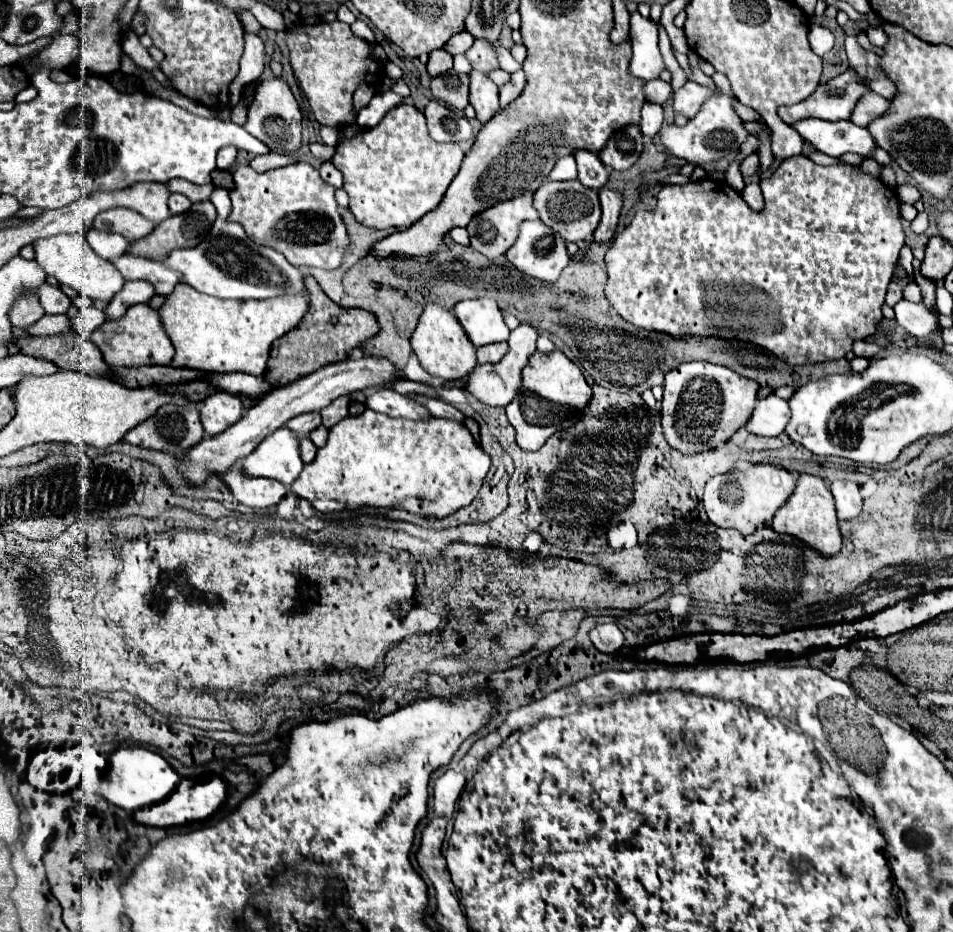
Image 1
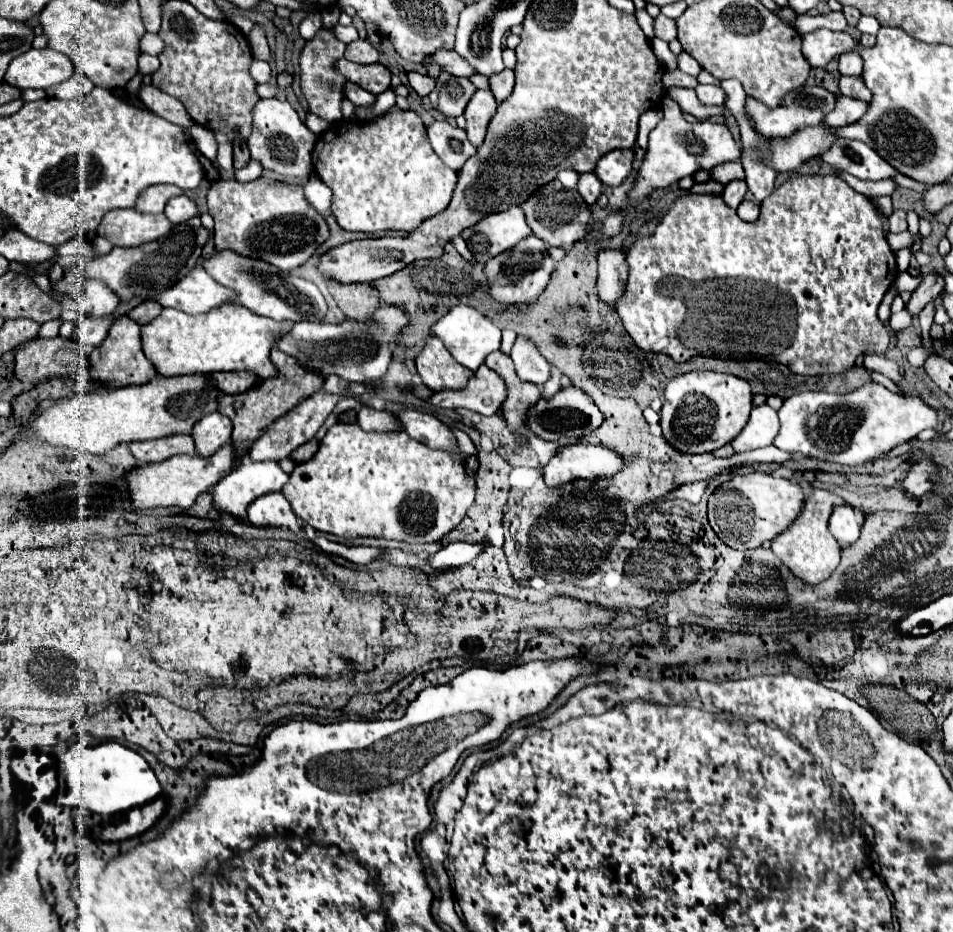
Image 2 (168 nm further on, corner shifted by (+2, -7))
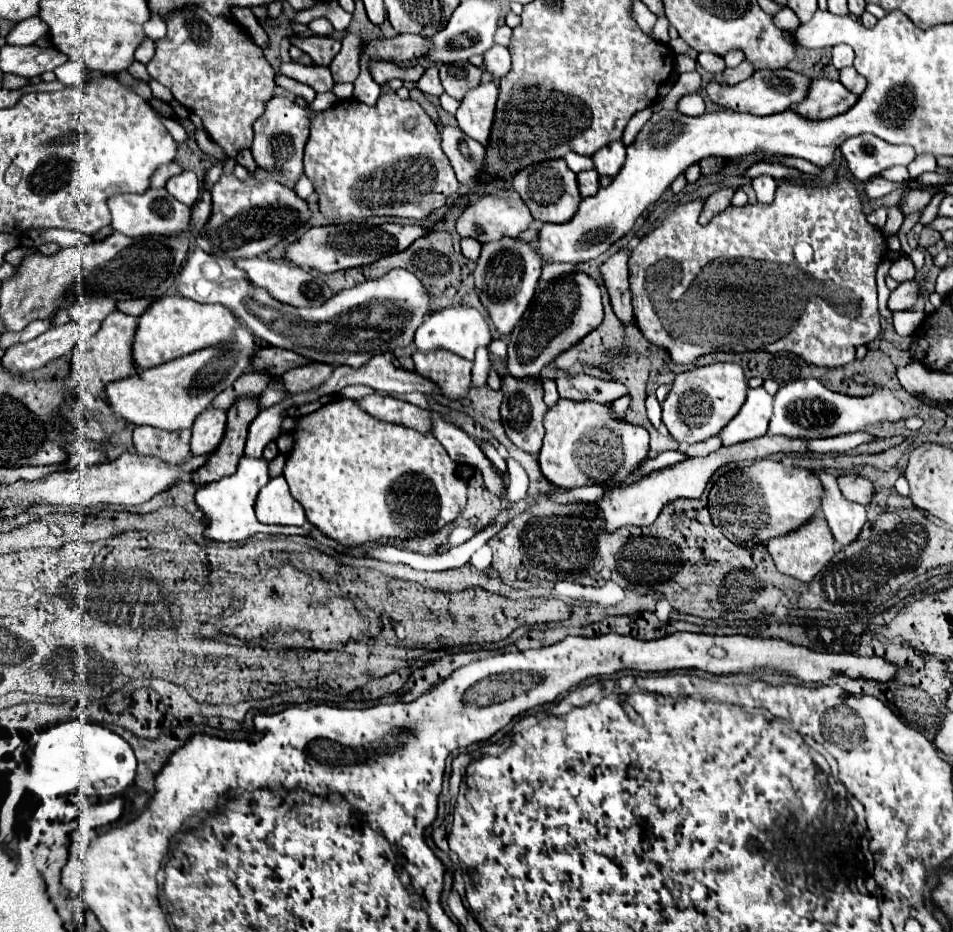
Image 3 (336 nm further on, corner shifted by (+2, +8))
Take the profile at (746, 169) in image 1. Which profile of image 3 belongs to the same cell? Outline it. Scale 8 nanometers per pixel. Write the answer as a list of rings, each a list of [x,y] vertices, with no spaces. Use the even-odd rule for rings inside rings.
[[[720,188],[718,192],[714,192],[714,194],[706,200],[706,208],[704,208],[704,212],[702,212],[700,224],[706,224],[714,214],[722,212],[722,210],[730,204],[732,196],[734,196],[734,188]]]

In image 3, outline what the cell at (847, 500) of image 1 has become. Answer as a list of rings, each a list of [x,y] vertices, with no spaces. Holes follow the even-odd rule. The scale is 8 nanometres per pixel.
[[[824,476],[824,498],[822,498],[822,512],[828,520],[828,526],[834,534],[834,540],[840,546],[848,546],[854,542],[866,524],[866,510],[862,504],[850,502],[842,496],[836,486],[836,476]]]

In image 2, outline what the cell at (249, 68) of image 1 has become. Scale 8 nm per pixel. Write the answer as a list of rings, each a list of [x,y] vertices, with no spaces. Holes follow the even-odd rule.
[[[252,61],[252,67],[250,67],[250,73],[254,77],[256,83],[268,83],[270,77],[272,77],[272,69],[266,61]]]

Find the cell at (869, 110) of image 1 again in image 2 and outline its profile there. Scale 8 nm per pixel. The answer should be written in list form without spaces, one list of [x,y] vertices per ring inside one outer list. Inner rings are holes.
[[[844,95],[836,97],[836,107],[830,115],[826,115],[826,119],[822,119],[822,123],[830,125],[830,127],[844,127],[850,125],[854,121],[858,121],[864,113],[866,113],[866,103],[858,101],[858,99],[850,99]]]

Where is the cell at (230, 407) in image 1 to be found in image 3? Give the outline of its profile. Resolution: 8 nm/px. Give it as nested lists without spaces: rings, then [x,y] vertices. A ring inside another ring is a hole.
[[[206,408],[192,426],[190,450],[192,454],[210,454],[220,444],[226,430],[226,412],[220,408]]]

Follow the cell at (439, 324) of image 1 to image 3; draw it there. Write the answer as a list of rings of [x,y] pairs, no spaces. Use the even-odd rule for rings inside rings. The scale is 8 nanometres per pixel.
[[[442,348],[434,352],[414,352],[416,372],[424,378],[434,380],[448,398],[464,398],[470,390],[472,362],[454,356]]]

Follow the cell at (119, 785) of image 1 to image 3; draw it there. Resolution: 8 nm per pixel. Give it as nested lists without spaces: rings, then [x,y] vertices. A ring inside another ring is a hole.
[[[68,720],[40,734],[34,734],[28,762],[32,766],[26,764],[18,776],[28,792],[40,798],[54,798],[76,792],[84,796],[112,798],[132,786],[138,774],[138,760],[134,750],[122,736],[100,724],[82,720]]]

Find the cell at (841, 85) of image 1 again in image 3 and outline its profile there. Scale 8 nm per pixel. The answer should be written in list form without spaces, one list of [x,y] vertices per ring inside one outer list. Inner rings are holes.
[[[760,70],[760,72],[754,72],[748,80],[736,84],[736,86],[726,86],[726,84],[718,84],[718,82],[710,82],[708,84],[708,94],[710,98],[724,106],[724,108],[730,108],[734,112],[746,112],[746,114],[754,114],[754,116],[770,116],[770,114],[778,114],[778,112],[784,112],[788,110],[790,106],[794,104],[800,104],[808,90],[810,90],[810,78],[804,76],[804,74],[798,74],[794,70]]]

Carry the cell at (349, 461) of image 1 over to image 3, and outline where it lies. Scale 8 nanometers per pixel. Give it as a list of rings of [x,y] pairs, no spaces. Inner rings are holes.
[[[336,400],[336,402],[324,404],[320,410],[316,410],[316,412],[302,418],[302,422],[298,424],[298,428],[294,432],[294,448],[290,450],[290,454],[286,458],[284,478],[286,478],[288,486],[290,486],[290,494],[302,504],[308,522],[312,522],[326,536],[338,540],[344,546],[360,546],[360,544],[364,544],[368,540],[390,540],[390,538],[406,540],[406,538],[422,536],[426,532],[436,532],[444,524],[452,522],[462,512],[462,508],[466,506],[466,488],[468,488],[468,480],[458,476],[456,468],[458,468],[458,464],[454,460],[450,460],[448,452],[442,448],[442,444],[432,434],[422,434],[422,432],[406,428],[406,426],[382,422],[382,420],[362,412],[354,400]]]

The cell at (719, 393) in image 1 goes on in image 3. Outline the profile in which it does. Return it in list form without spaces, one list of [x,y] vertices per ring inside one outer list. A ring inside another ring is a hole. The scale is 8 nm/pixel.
[[[714,362],[688,372],[680,372],[674,378],[672,390],[662,402],[662,422],[678,442],[700,442],[716,436],[742,408],[748,392],[748,380],[742,366],[734,362]]]

